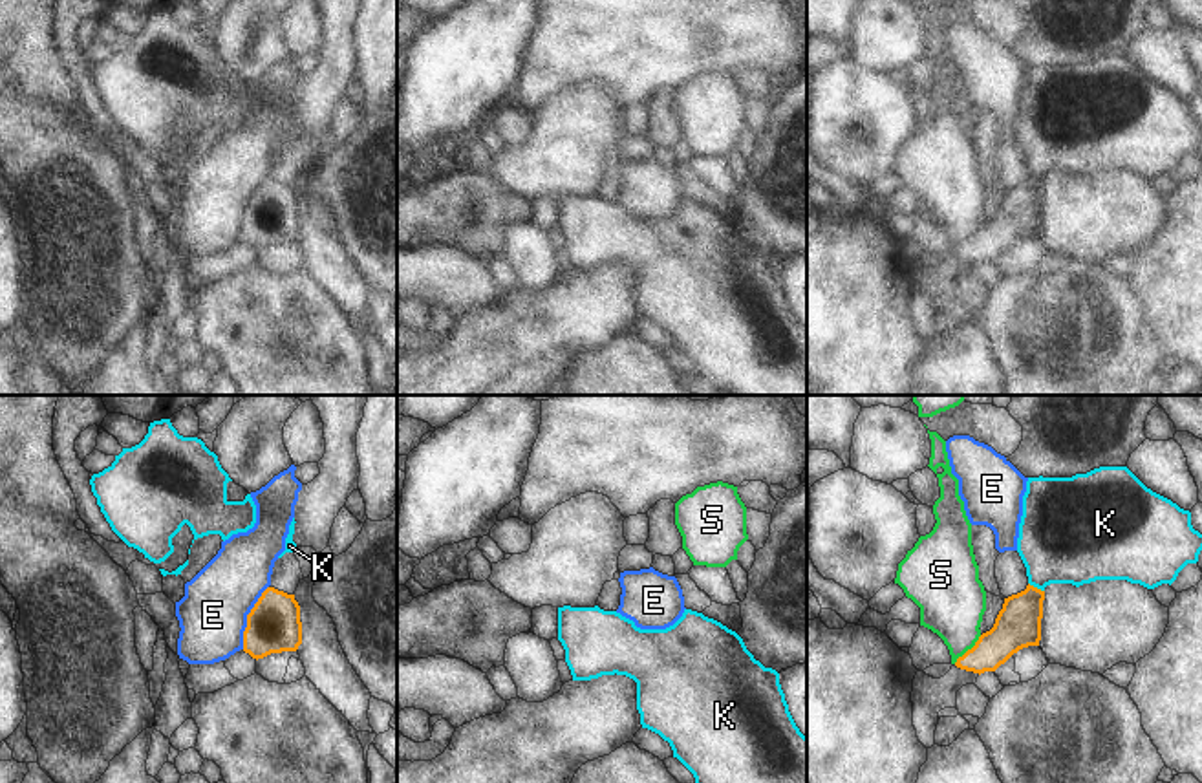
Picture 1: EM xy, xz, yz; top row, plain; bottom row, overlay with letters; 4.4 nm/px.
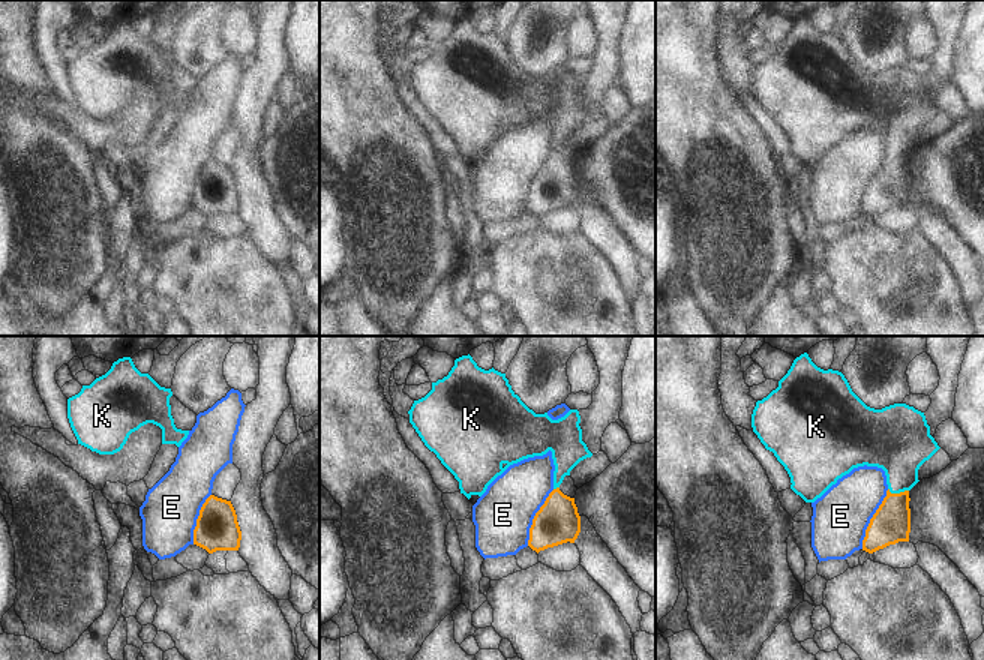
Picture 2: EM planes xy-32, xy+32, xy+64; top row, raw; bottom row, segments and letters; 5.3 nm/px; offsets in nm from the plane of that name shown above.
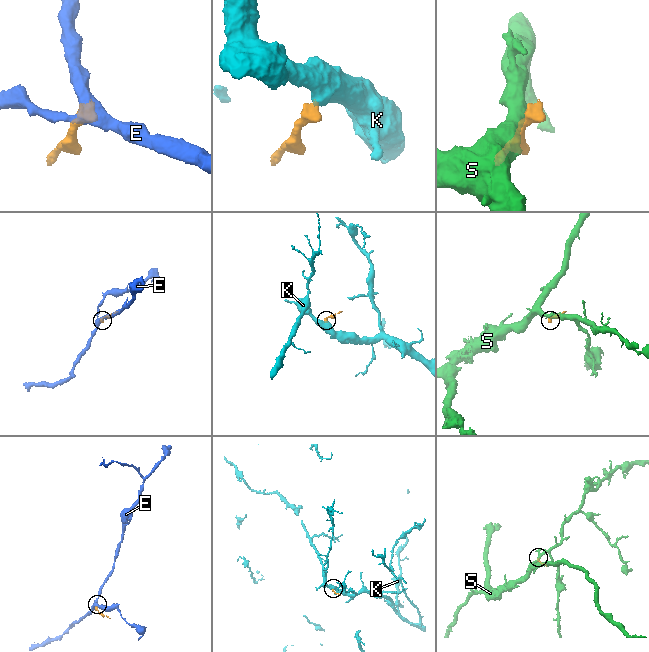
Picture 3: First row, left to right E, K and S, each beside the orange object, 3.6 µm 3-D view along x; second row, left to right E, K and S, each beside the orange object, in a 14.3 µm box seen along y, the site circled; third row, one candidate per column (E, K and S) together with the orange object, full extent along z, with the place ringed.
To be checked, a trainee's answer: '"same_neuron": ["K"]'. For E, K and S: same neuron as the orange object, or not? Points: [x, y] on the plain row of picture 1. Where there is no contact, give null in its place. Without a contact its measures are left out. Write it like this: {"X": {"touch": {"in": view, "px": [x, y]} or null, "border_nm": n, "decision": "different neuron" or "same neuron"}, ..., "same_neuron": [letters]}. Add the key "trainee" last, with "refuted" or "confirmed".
{"E": {"touch": {"in": "xy", "px": [247, 207]}, "border_nm": 300, "decision": "different neuron"}, "K": {"touch": {"in": "yz", "px": [1036, 178]}, "border_nm": 80, "decision": "same neuron"}, "S": {"touch": {"in": "yz", "px": [968, 240]}, "border_nm": 180, "decision": "different neuron"}, "same_neuron": ["K"], "trainee": "confirmed"}

